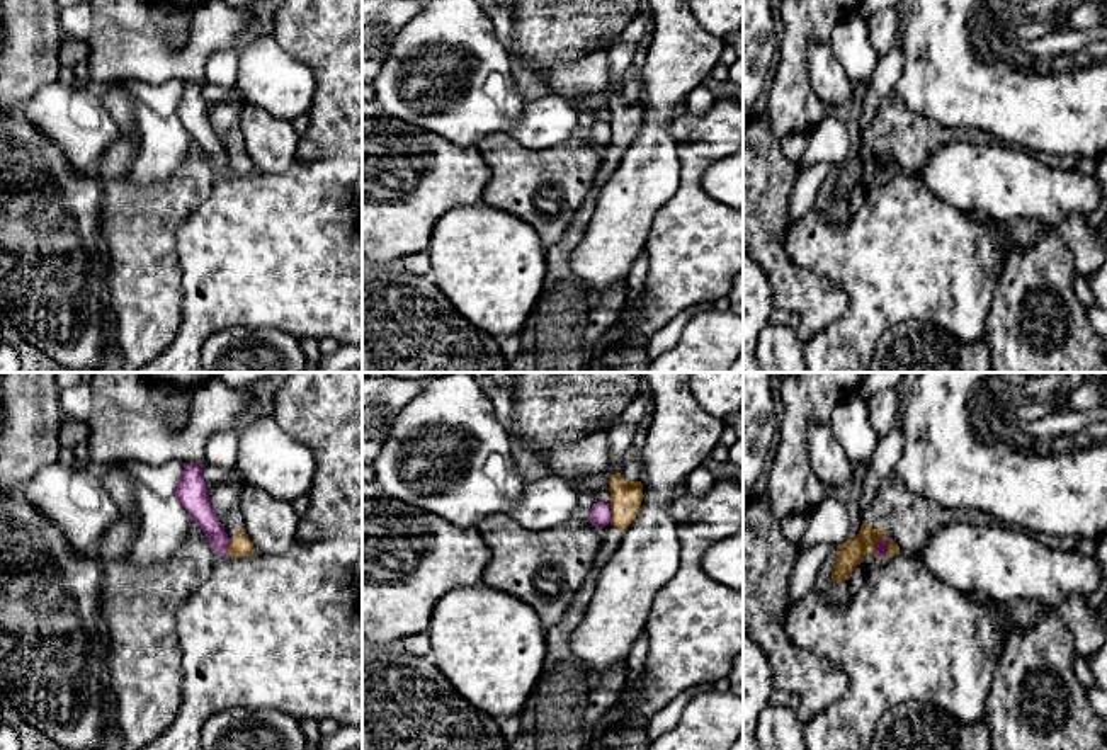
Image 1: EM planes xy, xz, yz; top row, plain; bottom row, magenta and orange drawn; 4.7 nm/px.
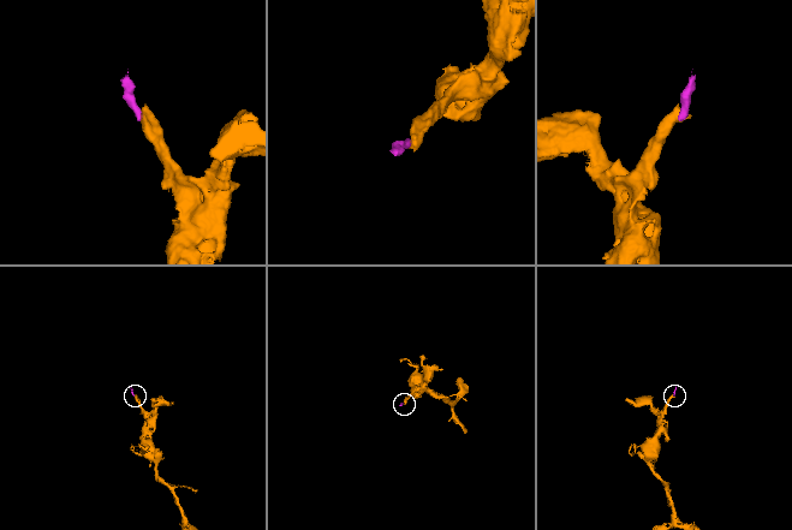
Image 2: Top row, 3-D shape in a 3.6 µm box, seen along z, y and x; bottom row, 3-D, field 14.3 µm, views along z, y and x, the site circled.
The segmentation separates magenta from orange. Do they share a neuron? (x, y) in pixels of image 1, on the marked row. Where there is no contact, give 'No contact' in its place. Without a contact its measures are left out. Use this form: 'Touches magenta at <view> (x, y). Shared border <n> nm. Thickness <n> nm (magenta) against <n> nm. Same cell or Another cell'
Touches magenta at yz (876, 546). Shared border 120 nm. Thickness 60 nm (magenta) against 130 nm. Another cell

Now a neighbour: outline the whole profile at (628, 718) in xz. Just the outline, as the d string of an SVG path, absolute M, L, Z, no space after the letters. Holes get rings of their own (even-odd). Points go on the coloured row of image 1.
M643 675L634 685L627 689L627 699L624 702L624 711L616 724L634 726L639 723L634 713L638 709L638 704L641 702L641 687L643 687Z

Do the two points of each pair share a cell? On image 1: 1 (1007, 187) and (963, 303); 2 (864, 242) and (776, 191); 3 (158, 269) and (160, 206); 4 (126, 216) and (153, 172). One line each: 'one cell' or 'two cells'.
1: two cells
2: two cells
3: one cell
4: two cells

